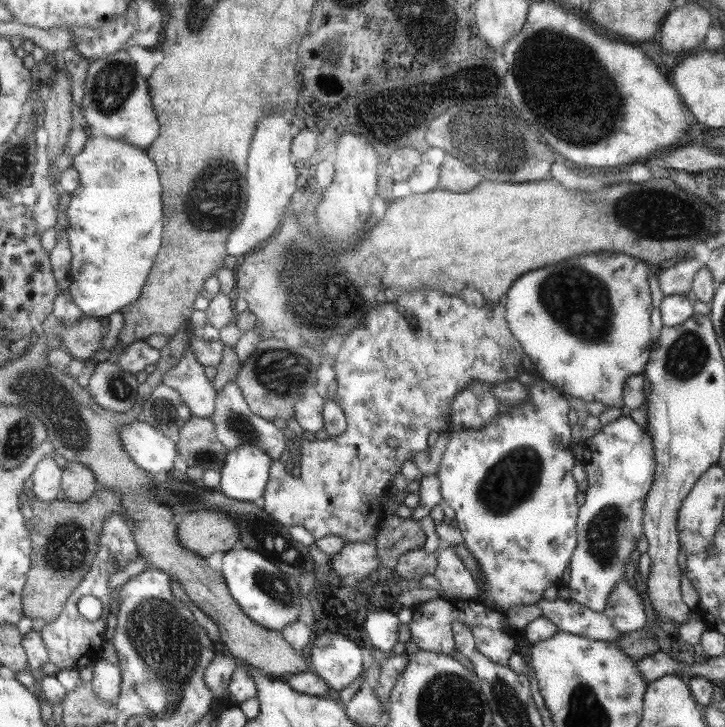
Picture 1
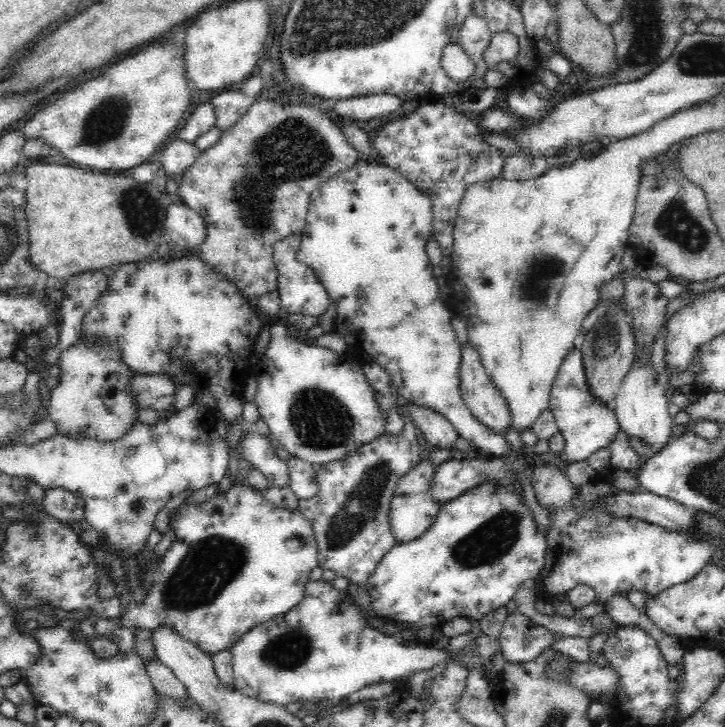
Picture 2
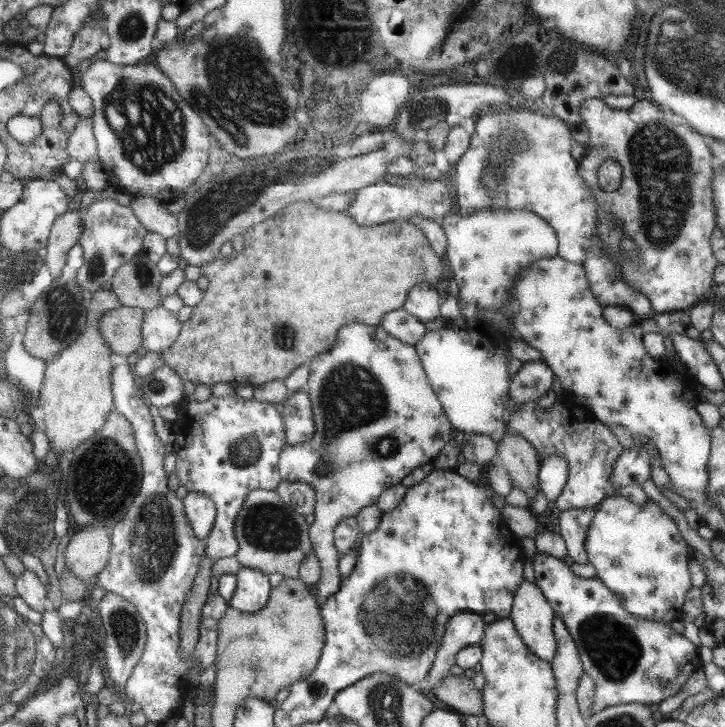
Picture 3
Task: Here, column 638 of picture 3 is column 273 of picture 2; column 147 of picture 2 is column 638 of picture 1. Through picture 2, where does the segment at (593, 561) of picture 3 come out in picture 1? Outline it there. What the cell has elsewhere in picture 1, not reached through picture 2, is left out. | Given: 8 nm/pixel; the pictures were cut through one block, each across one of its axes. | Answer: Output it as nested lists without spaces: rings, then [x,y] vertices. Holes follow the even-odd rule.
[[[623,580],[607,596],[608,602],[602,614],[620,633],[633,632],[646,625],[644,606],[639,596],[641,589],[635,590]]]

